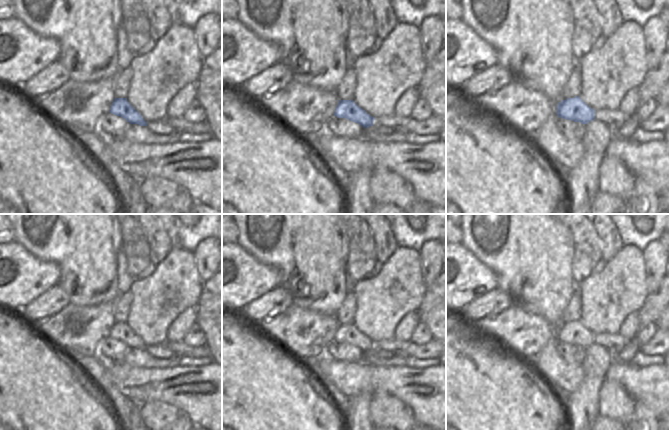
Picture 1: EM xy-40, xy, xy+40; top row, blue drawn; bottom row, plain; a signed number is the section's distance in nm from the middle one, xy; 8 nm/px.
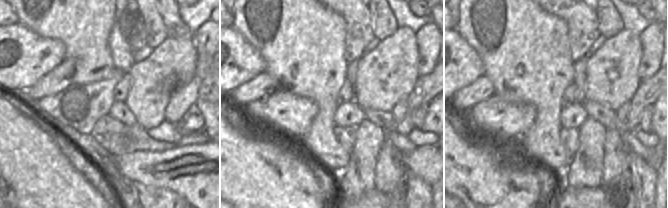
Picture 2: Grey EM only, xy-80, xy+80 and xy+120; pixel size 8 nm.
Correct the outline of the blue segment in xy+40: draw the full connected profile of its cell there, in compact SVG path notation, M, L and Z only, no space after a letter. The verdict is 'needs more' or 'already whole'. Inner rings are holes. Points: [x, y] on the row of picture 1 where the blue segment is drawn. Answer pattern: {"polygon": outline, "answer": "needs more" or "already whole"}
{"polygon": "M576 96L559 102L557 116L566 120L588 124L595 120L595 110L590 108L579 96Z", "answer": "already whole"}

